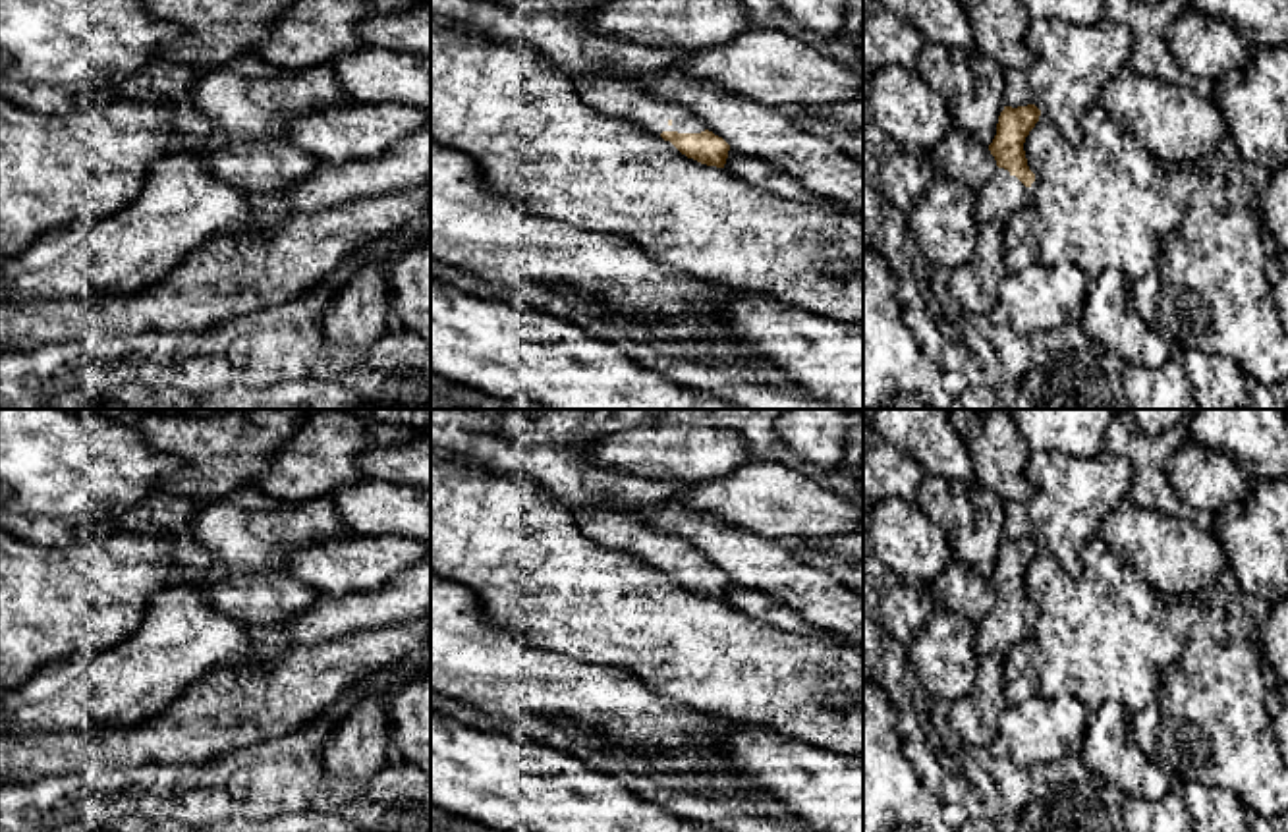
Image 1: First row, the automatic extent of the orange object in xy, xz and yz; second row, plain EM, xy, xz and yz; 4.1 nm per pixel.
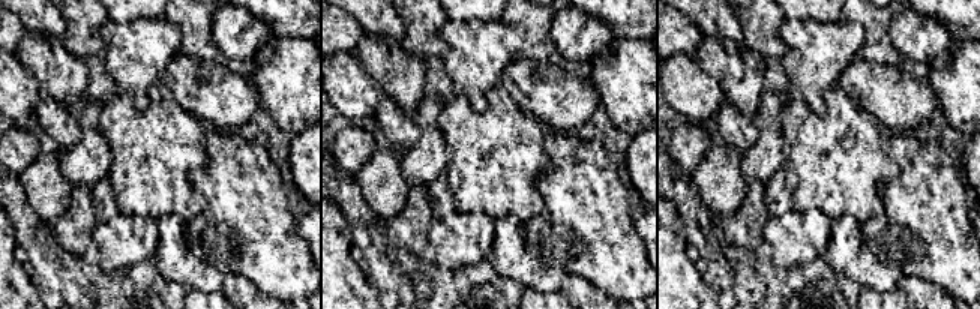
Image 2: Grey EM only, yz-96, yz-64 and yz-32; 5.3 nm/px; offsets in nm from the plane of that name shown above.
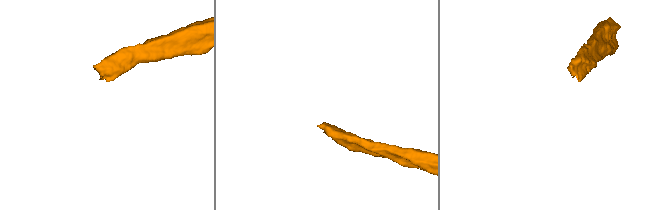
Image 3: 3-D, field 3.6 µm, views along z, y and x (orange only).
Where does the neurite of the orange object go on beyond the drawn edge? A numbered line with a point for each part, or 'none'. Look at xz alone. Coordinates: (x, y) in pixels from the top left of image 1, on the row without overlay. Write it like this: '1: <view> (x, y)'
1: xz (613, 527)

